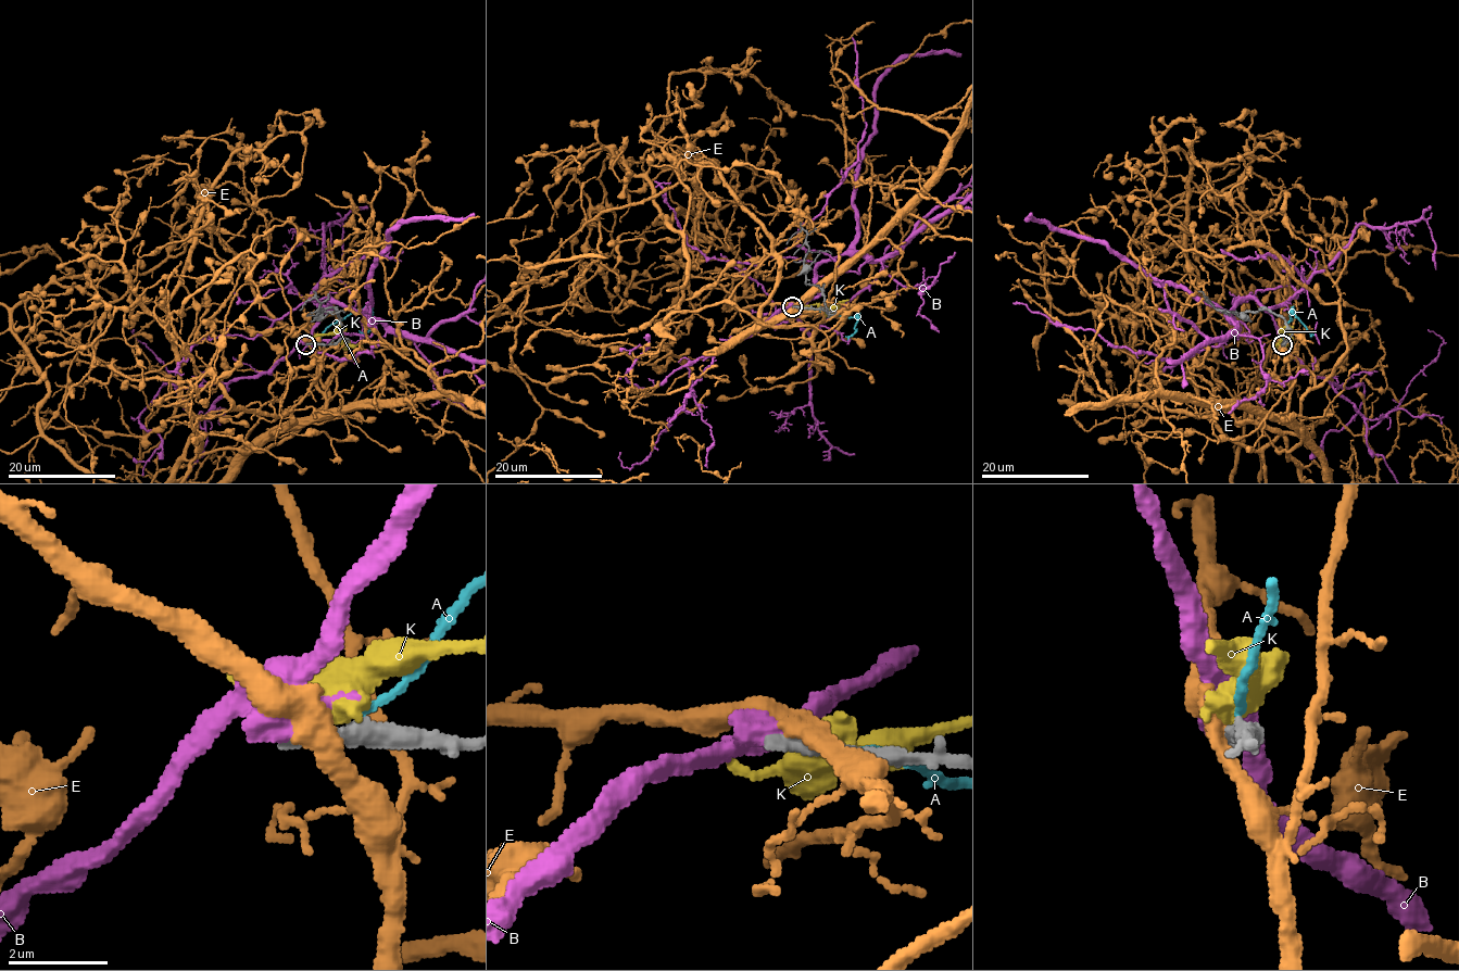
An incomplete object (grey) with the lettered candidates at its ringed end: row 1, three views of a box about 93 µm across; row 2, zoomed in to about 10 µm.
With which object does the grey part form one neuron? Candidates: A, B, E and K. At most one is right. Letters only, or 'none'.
none

